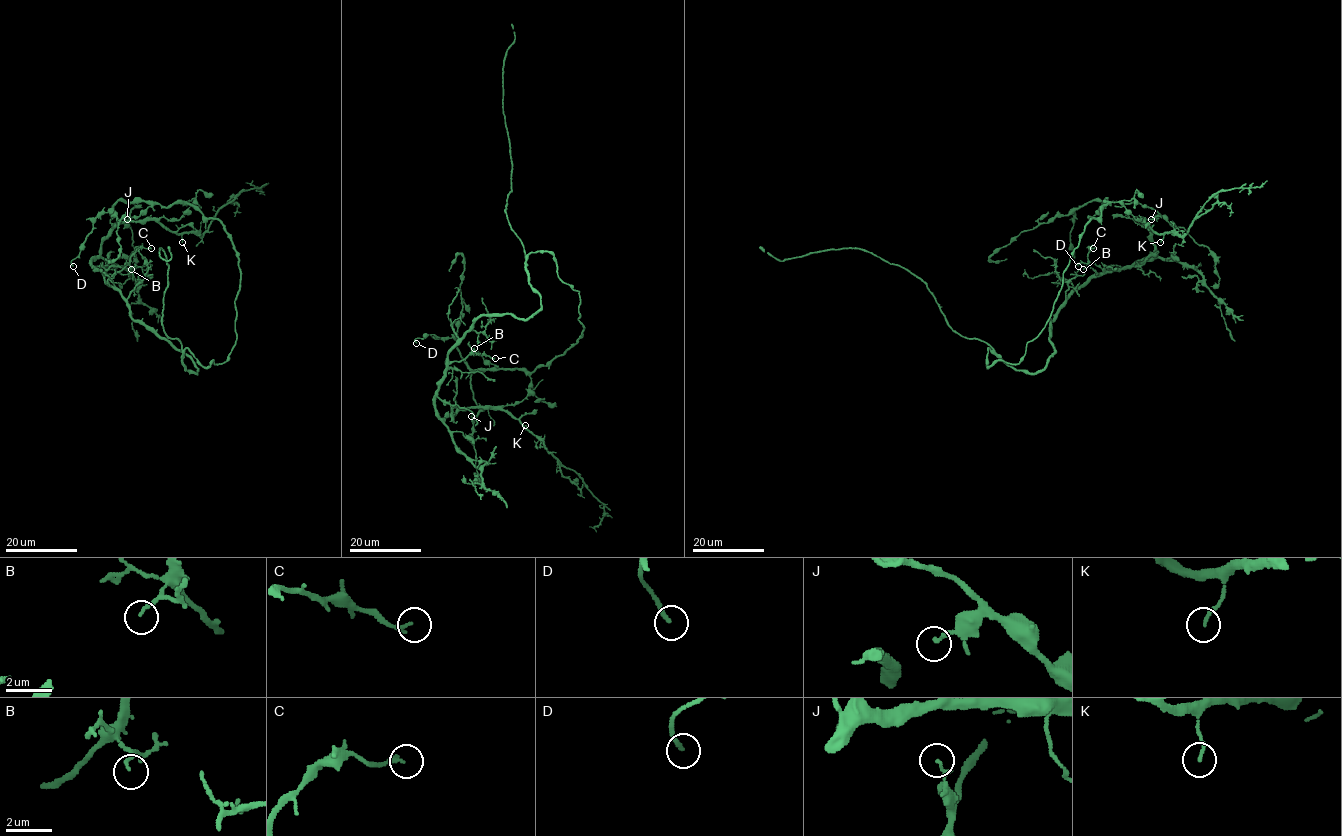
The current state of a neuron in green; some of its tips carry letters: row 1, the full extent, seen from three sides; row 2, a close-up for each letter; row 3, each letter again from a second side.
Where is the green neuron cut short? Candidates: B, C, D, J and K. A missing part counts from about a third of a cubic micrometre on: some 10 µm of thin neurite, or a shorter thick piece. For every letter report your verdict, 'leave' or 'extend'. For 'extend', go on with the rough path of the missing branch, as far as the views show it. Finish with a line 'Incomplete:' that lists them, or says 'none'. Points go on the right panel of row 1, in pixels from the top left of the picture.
B: leave
C: leave
D: extend | (1078, 266), (1080, 274), (1075, 279)
J: leave
K: leave
Incomplete: D

